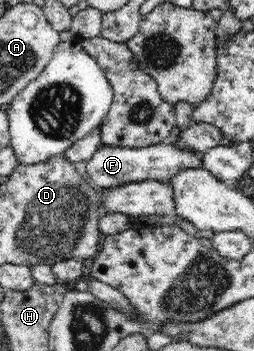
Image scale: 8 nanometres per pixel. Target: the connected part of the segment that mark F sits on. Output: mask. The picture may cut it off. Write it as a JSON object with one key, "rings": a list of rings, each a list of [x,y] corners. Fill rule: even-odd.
{"rings":[[[167,141],[152,146],[101,145],[87,158],[85,164],[89,178],[104,190],[144,181],[169,182],[182,169],[201,167],[201,160],[194,157],[192,150],[180,150],[174,143]]]}

